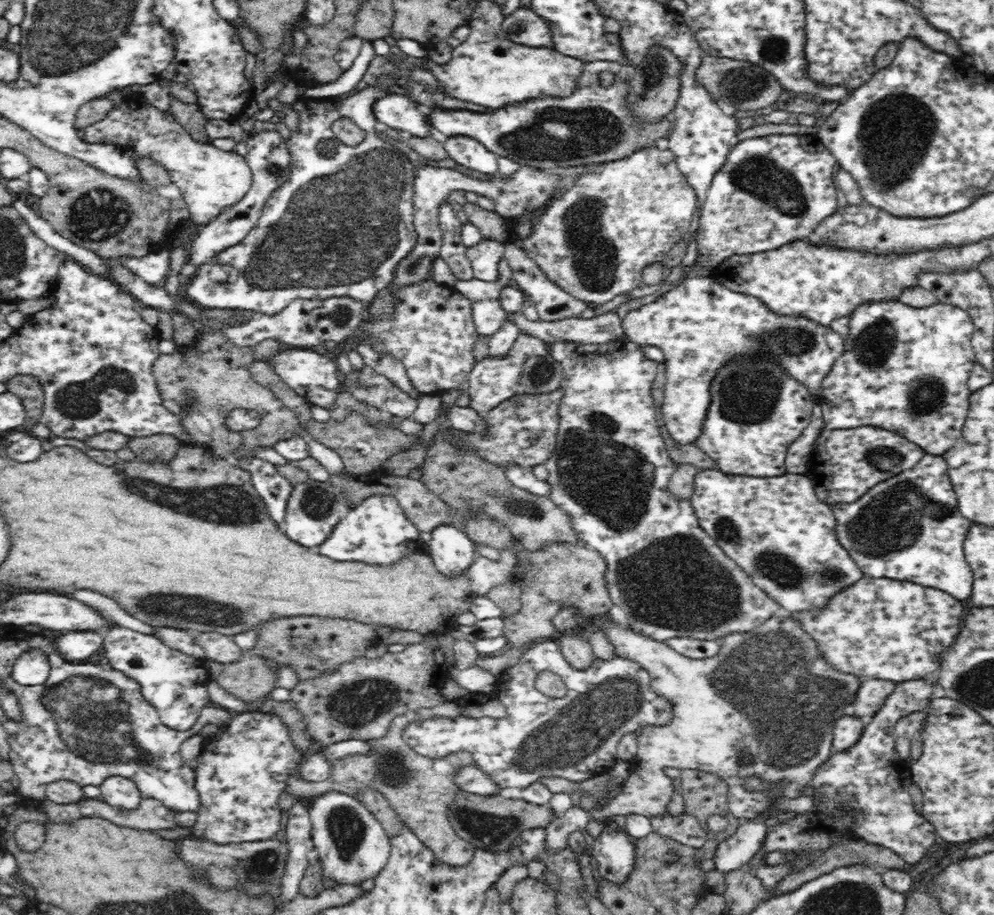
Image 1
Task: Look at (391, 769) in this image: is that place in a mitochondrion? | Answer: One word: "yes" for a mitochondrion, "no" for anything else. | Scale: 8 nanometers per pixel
yes

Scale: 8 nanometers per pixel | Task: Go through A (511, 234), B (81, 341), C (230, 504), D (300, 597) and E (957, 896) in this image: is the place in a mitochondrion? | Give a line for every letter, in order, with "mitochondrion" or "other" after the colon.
A: other
B: other
C: mitochondrion
D: other
E: mitochondrion

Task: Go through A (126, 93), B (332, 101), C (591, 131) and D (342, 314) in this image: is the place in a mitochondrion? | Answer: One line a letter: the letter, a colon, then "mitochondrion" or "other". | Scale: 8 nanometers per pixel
A: other
B: other
C: mitochondrion
D: mitochondrion

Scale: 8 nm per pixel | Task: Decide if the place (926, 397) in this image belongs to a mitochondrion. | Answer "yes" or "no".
yes

